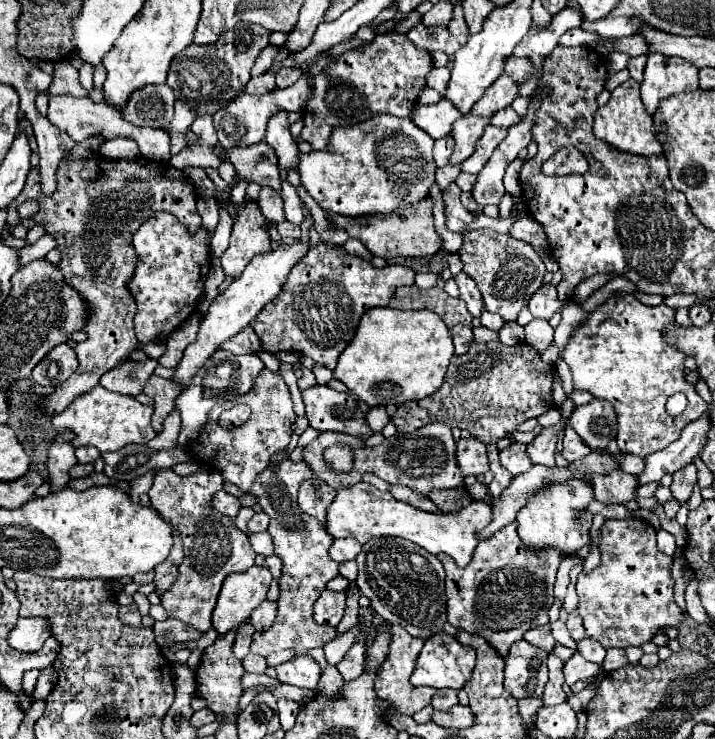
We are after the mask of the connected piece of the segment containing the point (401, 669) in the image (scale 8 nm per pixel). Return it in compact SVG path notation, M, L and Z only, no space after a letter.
M391 624L391 646L389 646L387 658L379 666L377 678L375 678L375 694L377 694L377 698L389 702L395 710L399 710L401 714L407 714L407 716L423 710L431 702L431 696L435 694L435 688L411 686L409 681L421 648L423 648L423 638L413 638L411 634L407 634L405 628L401 628L397 624Z

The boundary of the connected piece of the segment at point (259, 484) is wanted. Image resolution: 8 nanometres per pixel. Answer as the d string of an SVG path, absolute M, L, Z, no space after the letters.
M285 460L277 468L265 468L265 472L257 476L251 488L251 494L257 496L257 502L261 504L263 512L271 518L269 534L273 538L275 554L283 560L283 574L279 578L281 596L277 600L279 604L277 618L267 630L253 634L251 652L259 656L269 656L273 652L287 650L287 648L291 648L295 656L303 656L311 648L325 646L329 640L337 636L335 628L319 626L313 620L313 604L325 590L327 582L339 576L339 570L337 570L339 564L335 564L327 554L333 542L331 534L327 534L325 526L319 520L311 518L309 514L303 514L303 510L299 510L299 504L297 504L299 484L305 478L309 478L309 472L313 470L307 466L307 462Z

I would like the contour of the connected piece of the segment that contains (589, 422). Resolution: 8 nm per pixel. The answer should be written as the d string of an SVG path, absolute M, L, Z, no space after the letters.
M593 398L589 404L575 408L567 420L583 442L591 448L605 448L617 436L617 416L611 402Z

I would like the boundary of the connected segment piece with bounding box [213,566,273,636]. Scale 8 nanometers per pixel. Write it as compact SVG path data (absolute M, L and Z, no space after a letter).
M251 566L243 574L231 574L225 578L213 610L213 628L219 636L249 620L251 612L267 598L271 580L273 576L265 566Z

